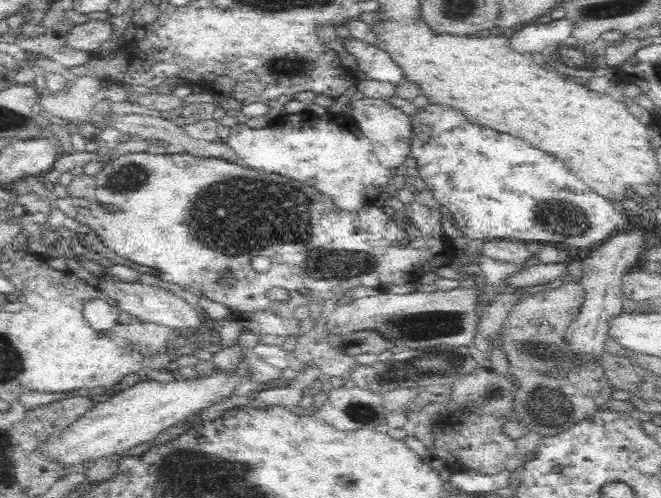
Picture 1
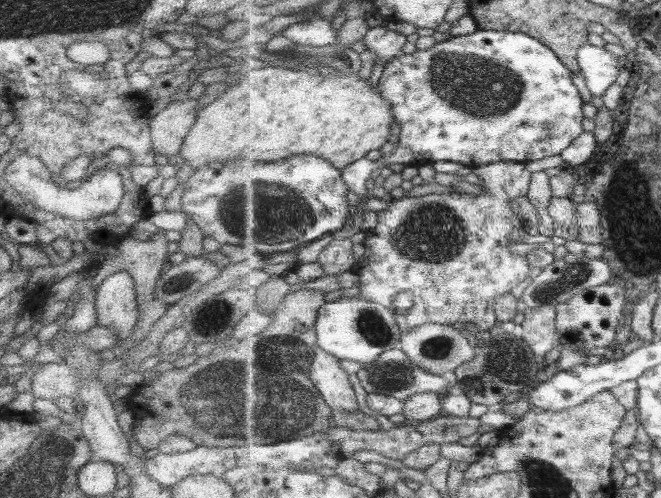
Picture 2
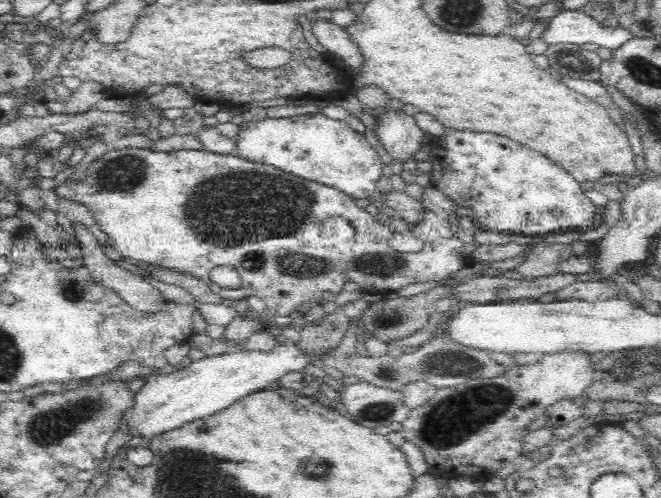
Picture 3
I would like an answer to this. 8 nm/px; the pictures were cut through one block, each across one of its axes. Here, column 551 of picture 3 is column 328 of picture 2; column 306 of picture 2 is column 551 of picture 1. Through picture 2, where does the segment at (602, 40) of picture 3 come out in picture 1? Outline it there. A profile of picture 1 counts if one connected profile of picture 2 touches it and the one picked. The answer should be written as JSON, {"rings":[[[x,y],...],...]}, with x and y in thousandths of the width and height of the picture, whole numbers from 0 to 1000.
{"rings":[[[850,36],[832,48],[806,44],[790,50],[770,64],[762,76],[767,76],[769,98],[775,106],[820,106],[828,94],[862,84],[862,64],[865,64],[865,50],[856,36]]]}

